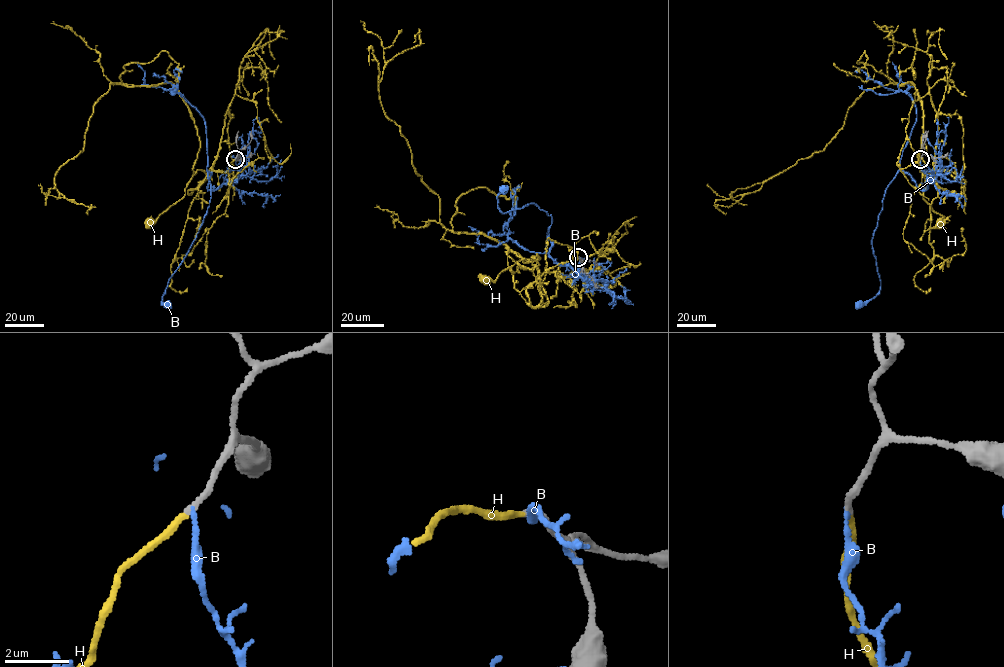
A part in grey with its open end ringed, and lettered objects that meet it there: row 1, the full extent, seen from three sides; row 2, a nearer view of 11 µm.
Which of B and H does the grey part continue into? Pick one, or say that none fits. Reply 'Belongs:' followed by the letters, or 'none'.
Belongs: H

